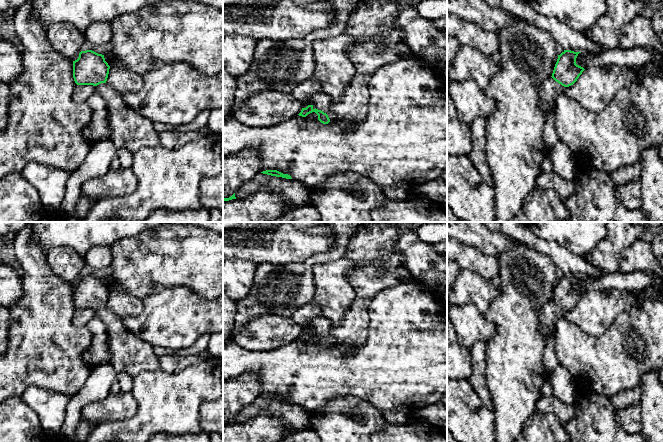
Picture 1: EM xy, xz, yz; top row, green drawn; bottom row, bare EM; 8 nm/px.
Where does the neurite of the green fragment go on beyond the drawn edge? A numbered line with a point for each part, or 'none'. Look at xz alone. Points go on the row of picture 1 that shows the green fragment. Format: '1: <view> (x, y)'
1: xz (321, 101)

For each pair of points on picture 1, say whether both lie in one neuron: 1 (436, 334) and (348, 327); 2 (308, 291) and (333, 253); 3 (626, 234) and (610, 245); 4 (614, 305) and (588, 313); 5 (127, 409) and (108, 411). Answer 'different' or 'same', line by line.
1: different
2: same
3: same
4: same
5: same

